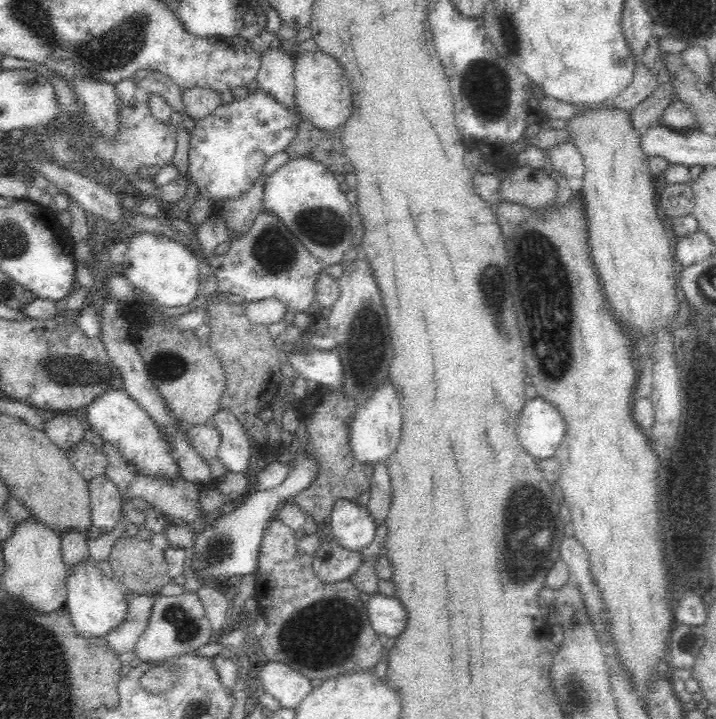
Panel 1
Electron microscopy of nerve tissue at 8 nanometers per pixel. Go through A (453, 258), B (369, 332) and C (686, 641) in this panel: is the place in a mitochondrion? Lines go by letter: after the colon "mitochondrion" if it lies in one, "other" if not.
A: other
B: mitochondrion
C: mitochondrion

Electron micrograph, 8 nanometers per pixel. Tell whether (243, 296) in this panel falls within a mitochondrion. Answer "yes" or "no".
no

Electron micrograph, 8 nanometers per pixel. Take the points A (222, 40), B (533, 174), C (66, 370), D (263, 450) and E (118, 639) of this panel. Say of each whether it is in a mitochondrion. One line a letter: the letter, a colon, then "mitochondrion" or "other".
A: other
B: other
C: mitochondrion
D: other
E: other

